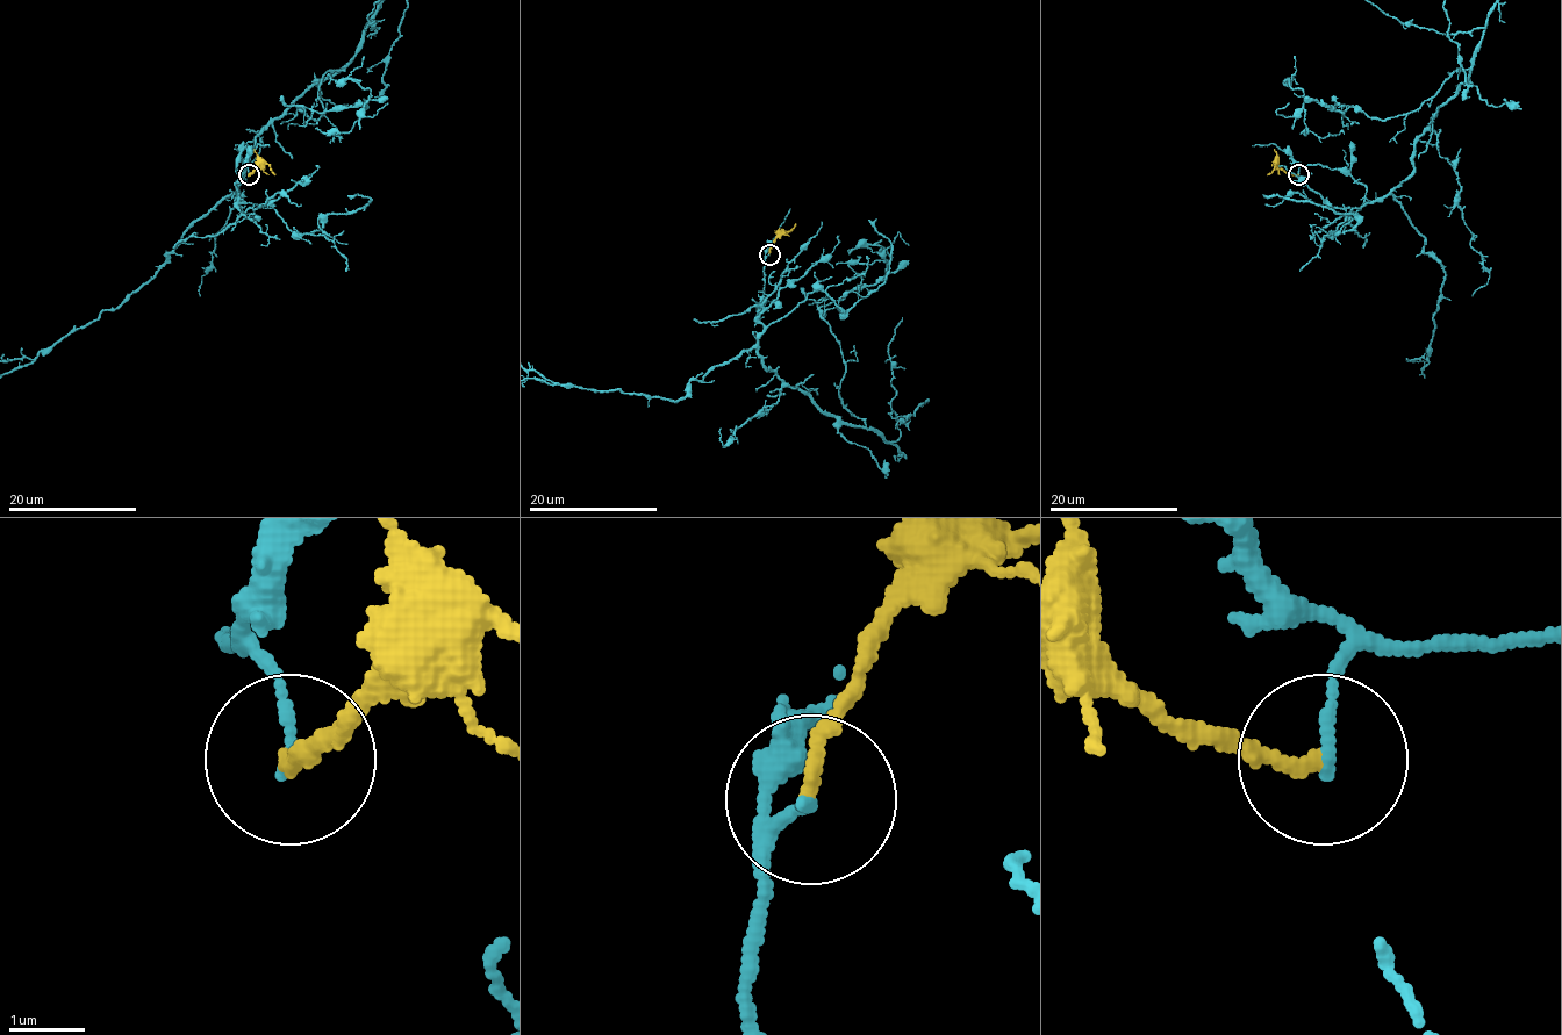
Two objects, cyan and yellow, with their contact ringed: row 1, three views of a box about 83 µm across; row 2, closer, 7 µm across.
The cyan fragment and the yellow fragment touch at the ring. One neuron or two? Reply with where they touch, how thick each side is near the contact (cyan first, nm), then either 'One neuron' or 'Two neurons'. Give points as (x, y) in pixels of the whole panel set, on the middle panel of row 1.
Place: (769, 254). Thickness 140 nm (cyan) against 180 nm. Two neurons

